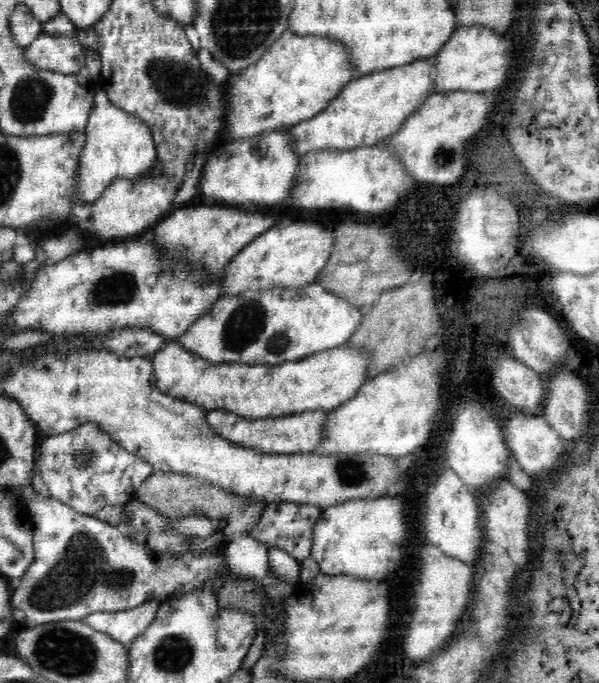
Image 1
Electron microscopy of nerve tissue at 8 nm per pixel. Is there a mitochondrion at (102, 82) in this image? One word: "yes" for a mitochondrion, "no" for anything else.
no

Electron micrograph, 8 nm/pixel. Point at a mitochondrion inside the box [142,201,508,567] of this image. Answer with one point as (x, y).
(249, 323)

